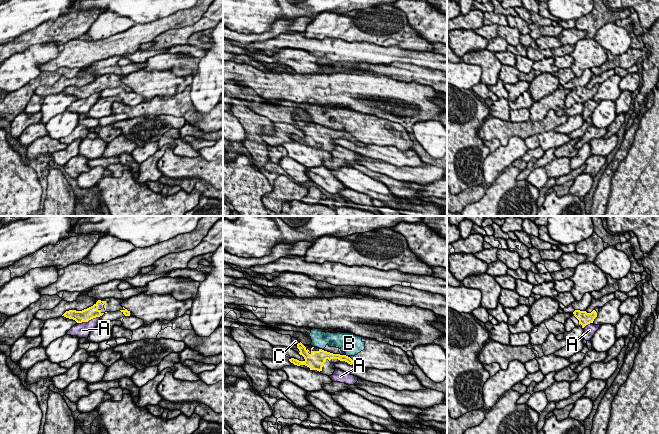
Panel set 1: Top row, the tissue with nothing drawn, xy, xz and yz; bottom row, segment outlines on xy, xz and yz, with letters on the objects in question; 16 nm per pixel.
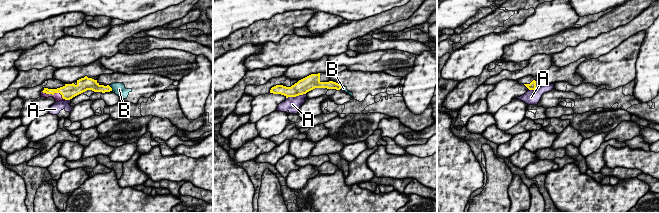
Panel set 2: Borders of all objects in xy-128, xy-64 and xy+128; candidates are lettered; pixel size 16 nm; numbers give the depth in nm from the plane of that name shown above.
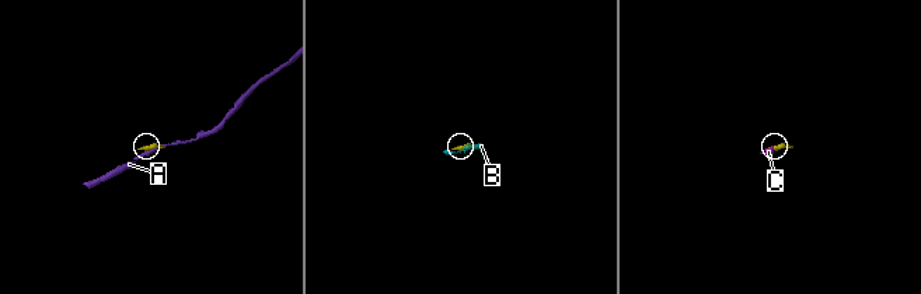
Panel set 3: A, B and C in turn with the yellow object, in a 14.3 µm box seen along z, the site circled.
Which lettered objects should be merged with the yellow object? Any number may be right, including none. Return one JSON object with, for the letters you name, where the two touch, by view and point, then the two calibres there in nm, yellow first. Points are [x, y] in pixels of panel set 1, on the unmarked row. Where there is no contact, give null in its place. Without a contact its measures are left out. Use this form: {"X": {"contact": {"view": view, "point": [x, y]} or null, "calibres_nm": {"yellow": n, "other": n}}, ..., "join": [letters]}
{"C": {"contact": {"view": "yz", "point": [581, 100]}, "calibres_nm": {"yellow": 200, "other": 50}}, "join": ["C"]}

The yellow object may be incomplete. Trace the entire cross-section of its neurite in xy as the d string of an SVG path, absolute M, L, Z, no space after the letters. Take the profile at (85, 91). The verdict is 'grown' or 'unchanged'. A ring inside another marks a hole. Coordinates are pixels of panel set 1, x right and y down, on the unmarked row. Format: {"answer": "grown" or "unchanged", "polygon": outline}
{"answer": "grown", "polygon": "M106 74L98 76L93 82L82 87L66 87L62 92L73 95L77 99L88 98L89 96L100 93L107 88L121 87L125 92L131 92L132 89L121 82L123 77L123 75Z"}

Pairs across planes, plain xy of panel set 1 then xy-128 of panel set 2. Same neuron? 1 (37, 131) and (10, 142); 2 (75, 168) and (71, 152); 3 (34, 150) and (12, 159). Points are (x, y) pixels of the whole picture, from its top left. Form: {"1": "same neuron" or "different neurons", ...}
{"1": "same neuron", "2": "different neurons", "3": "same neuron"}

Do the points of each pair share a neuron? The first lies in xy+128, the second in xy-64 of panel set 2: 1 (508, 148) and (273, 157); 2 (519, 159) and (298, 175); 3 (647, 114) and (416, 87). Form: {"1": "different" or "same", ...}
{"1": "same", "2": "different", "3": "different"}

